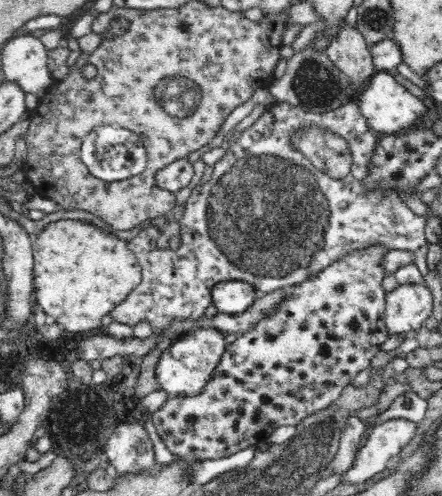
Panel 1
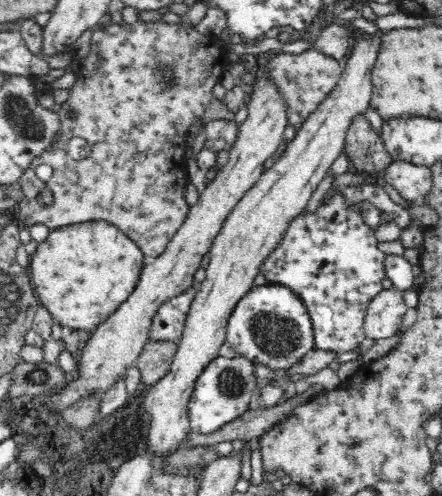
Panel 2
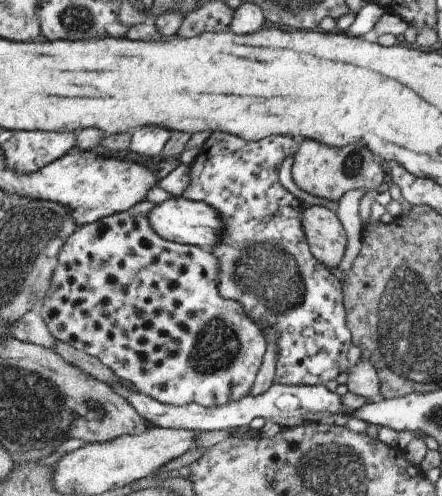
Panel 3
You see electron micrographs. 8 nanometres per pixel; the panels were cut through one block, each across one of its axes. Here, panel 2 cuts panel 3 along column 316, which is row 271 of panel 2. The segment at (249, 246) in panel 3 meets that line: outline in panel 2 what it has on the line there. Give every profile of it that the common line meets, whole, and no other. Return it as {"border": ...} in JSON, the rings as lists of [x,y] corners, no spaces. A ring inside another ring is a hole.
{"border":[[[338,184],[340,188],[332,188],[324,194],[320,204],[316,206],[314,212],[306,212],[306,206],[286,220],[286,226],[280,234],[280,242],[268,250],[268,254],[262,258],[258,264],[256,276],[262,274],[262,278],[268,280],[268,284],[276,286],[286,286],[290,288],[296,298],[300,298],[302,306],[306,308],[312,324],[312,336],[314,336],[314,346],[324,348],[324,350],[334,350],[334,352],[350,352],[358,348],[362,340],[366,340],[366,314],[368,306],[374,296],[382,292],[382,284],[388,280],[386,278],[386,254],[378,248],[378,238],[376,238],[376,228],[370,228],[364,222],[364,216],[360,214],[362,204],[372,204],[380,208],[382,212],[410,212],[408,208],[404,210],[402,206],[394,204],[388,192],[382,186],[354,186],[354,184]]]}

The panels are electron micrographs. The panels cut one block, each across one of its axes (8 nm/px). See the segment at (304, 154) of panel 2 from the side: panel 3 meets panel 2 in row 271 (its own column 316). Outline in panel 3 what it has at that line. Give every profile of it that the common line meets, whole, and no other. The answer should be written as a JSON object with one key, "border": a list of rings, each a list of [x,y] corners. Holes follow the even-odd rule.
{"border":[[[309,206],[303,222],[317,260],[329,268],[339,268],[349,250],[349,232],[339,214],[325,206]]]}

